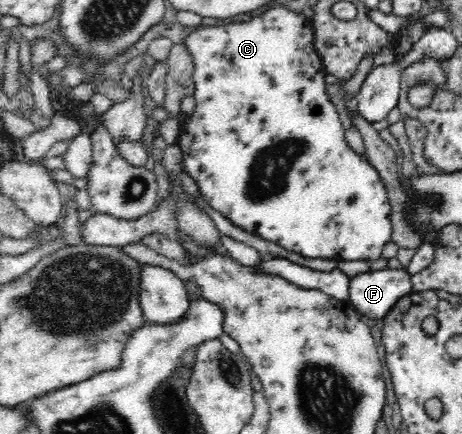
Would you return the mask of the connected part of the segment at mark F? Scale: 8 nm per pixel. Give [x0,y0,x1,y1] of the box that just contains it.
[348,269,413,319]

